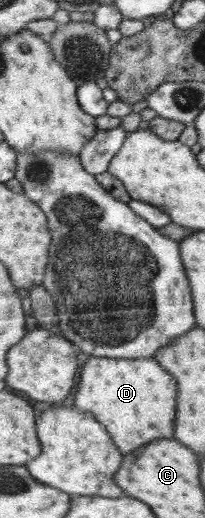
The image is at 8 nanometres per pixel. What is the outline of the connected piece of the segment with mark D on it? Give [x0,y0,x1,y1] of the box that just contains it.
[75,356,178,455]

